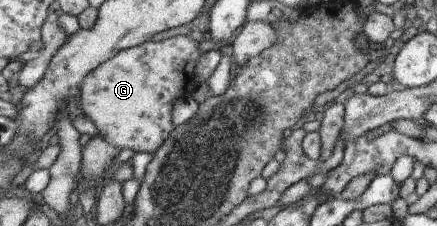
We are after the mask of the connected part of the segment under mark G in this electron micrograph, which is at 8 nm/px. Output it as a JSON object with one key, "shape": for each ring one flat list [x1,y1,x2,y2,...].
{"shape":[[194,32,190,36,172,36,161,41,147,40,132,48,117,52,107,61,101,62,91,73,84,77,80,85,80,103,82,113,85,114,97,128,100,136,109,144,119,149,133,149,137,152,154,152,159,144,174,129,171,124,171,107,178,97,191,94,199,83,194,74,194,65,201,55,197,53,197,36]]}

